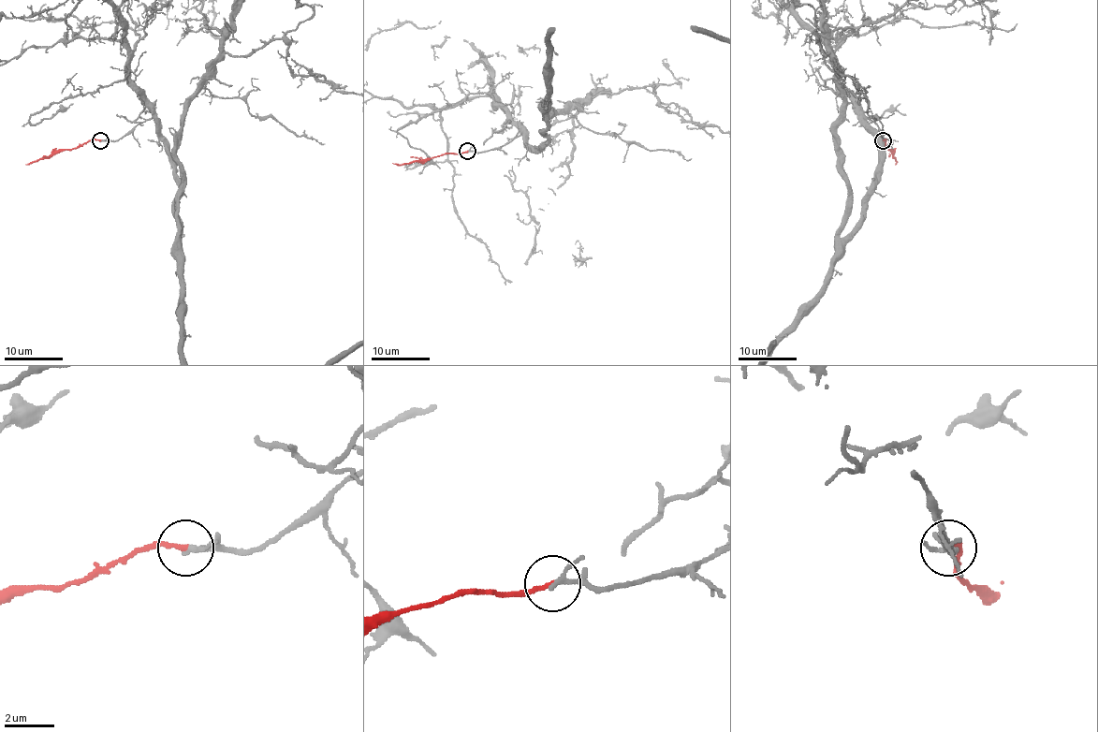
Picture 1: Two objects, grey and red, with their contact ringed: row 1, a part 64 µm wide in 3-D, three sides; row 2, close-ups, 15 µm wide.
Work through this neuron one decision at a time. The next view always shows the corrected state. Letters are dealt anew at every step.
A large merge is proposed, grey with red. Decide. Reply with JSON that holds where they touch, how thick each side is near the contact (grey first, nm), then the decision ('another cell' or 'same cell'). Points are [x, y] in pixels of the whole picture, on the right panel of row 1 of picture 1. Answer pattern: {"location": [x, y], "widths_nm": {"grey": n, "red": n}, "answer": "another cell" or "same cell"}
{"location": [883, 140], "widths_nm": {"grey": 170, "red": 170}, "answer": "same cell"}

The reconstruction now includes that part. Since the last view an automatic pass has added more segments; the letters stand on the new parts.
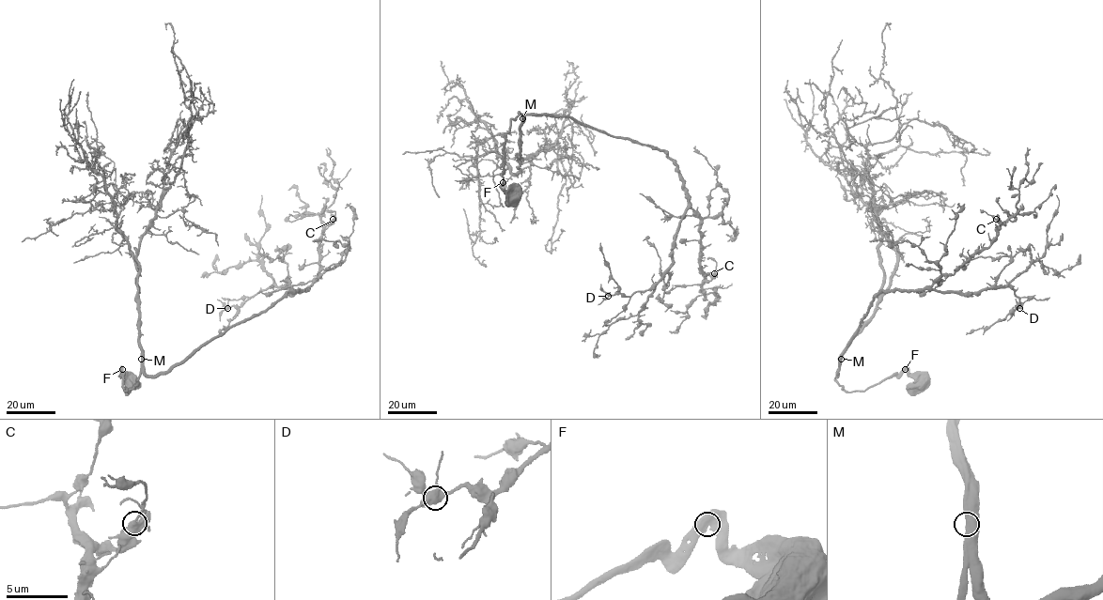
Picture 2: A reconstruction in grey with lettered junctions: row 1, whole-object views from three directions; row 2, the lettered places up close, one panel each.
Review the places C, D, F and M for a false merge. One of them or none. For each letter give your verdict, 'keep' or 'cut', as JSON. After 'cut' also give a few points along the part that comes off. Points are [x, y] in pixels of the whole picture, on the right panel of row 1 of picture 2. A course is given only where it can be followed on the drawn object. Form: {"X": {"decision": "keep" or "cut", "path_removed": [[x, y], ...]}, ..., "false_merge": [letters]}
{"C": {"decision": "keep"}, "D": {"decision": "keep"}, "F": {"decision": "keep"}, "M": {"decision": "keep"}, "false_merge": []}

